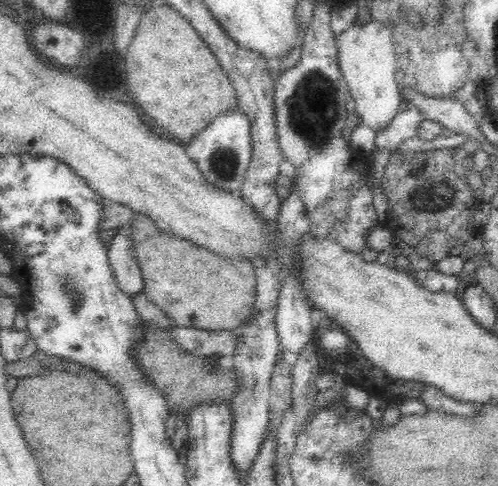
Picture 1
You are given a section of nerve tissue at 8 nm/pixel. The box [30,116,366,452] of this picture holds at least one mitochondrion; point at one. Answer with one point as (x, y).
(224, 162)

